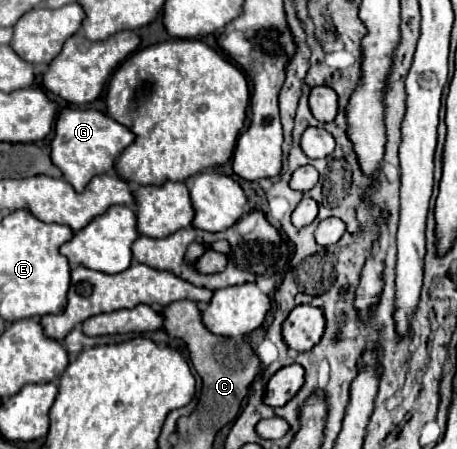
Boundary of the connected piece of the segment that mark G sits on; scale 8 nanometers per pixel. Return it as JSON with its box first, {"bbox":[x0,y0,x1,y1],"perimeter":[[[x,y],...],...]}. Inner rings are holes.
{"bbox":[51,108,135,190],"perimeter":[[[63,108],[55,122],[55,138],[51,142],[51,160],[63,172],[65,180],[77,190],[85,190],[93,176],[111,172],[115,168],[115,160],[119,154],[135,142],[135,134],[121,126],[111,116],[99,110],[79,110],[79,108]]]}

